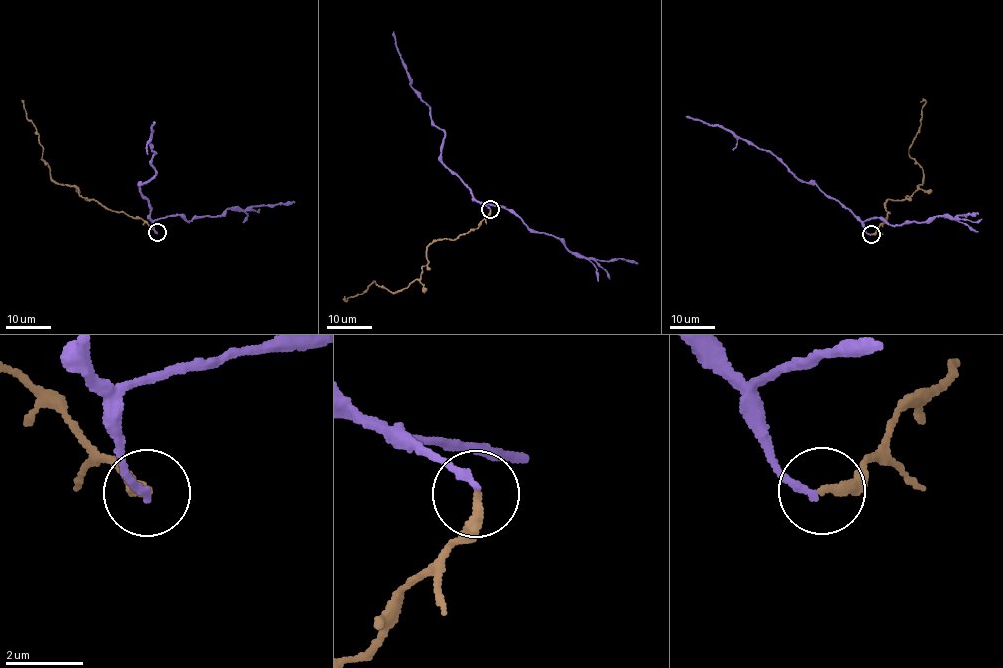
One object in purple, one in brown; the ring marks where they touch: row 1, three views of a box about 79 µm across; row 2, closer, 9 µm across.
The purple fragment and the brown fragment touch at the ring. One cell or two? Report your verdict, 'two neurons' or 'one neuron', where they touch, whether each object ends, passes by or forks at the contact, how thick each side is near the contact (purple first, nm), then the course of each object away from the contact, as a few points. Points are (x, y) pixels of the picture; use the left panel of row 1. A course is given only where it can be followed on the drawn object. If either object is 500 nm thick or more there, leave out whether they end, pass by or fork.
two neurons; place (157, 232); purple ends; brown ends; calibres 190 and 280 nm; course purple (157, 232), (150, 218), (151, 208), (139, 187), (156, 173), (151, 164), (156, 154), (148, 141), (155, 122); course brown (156, 232), (141, 218), (104, 208), (93, 199), (80, 196), (78, 189), (53, 180), (24, 104)

